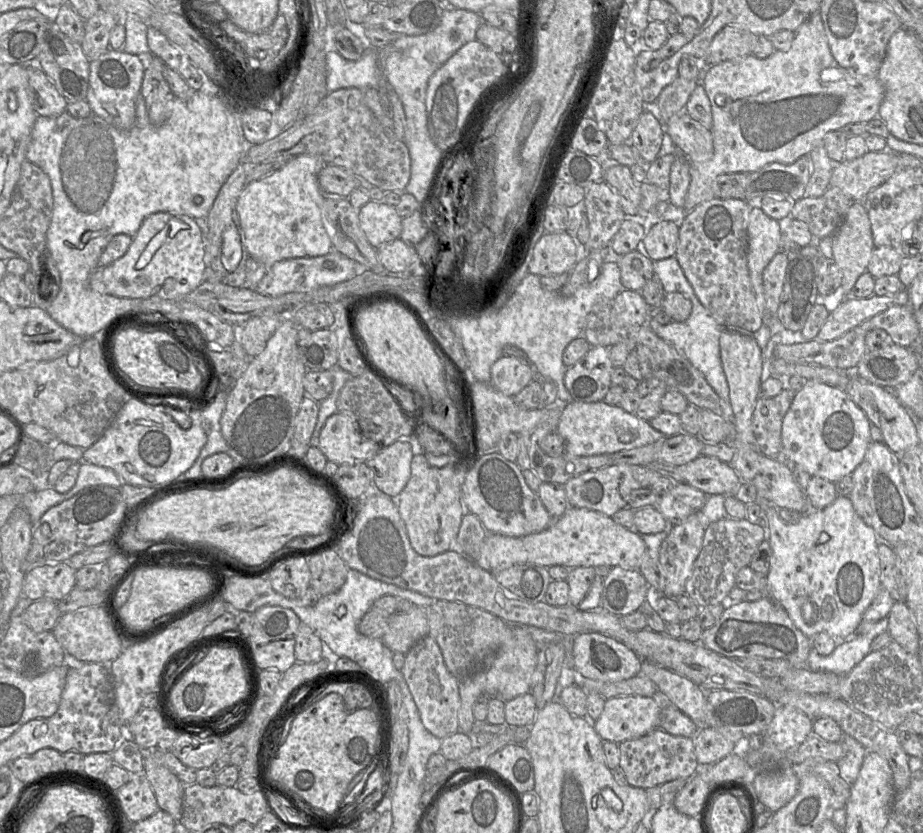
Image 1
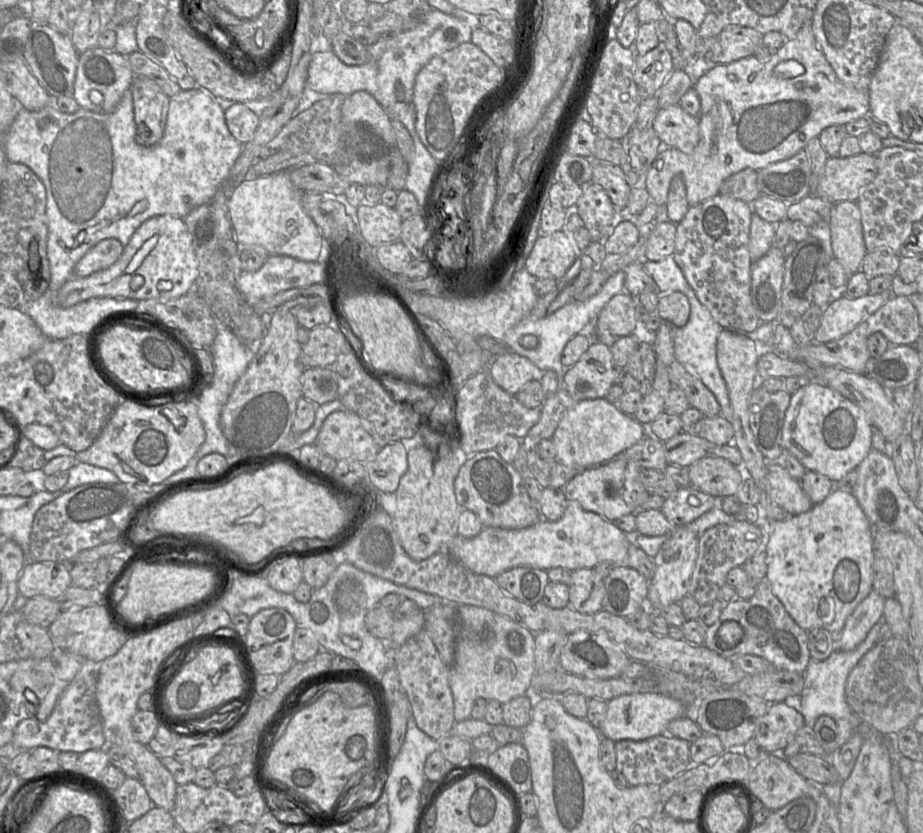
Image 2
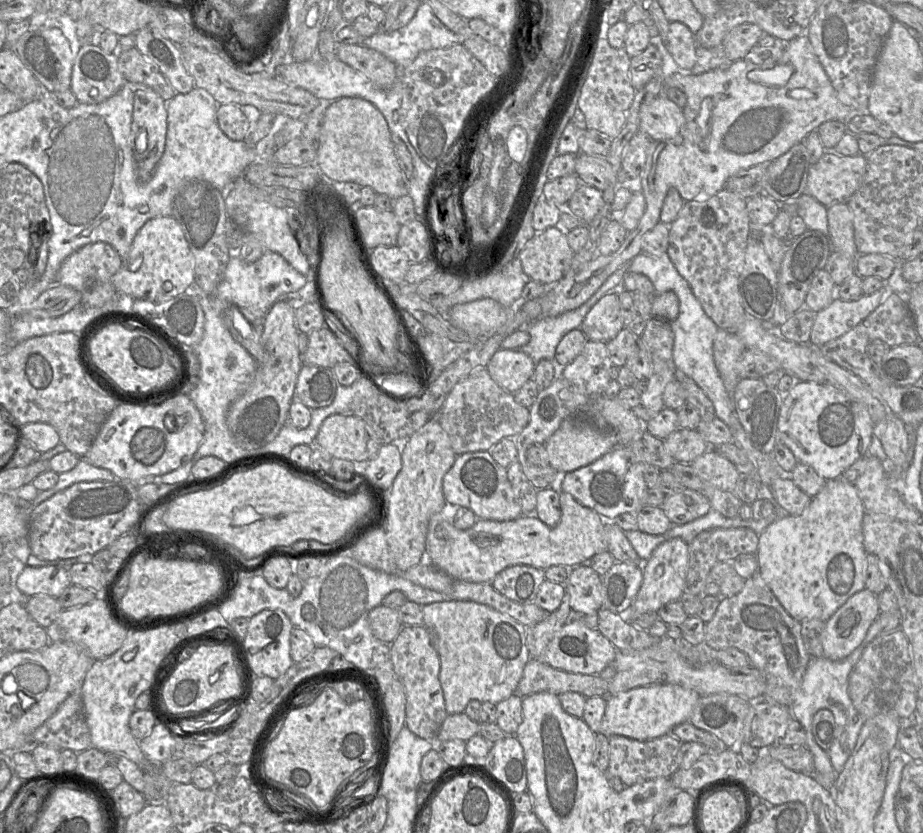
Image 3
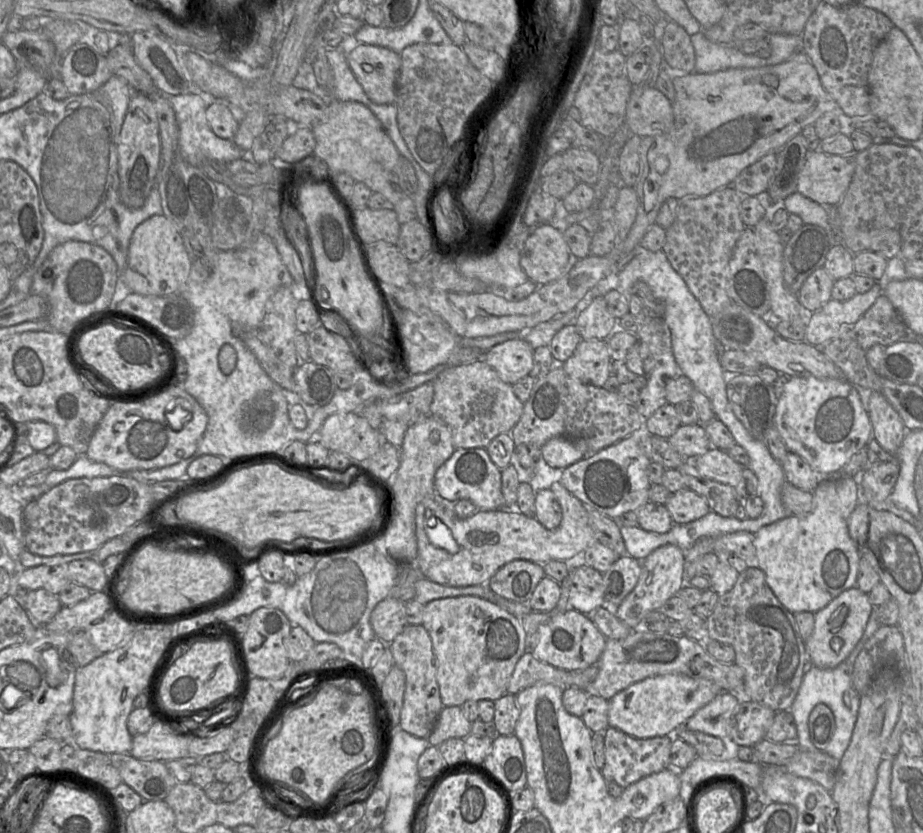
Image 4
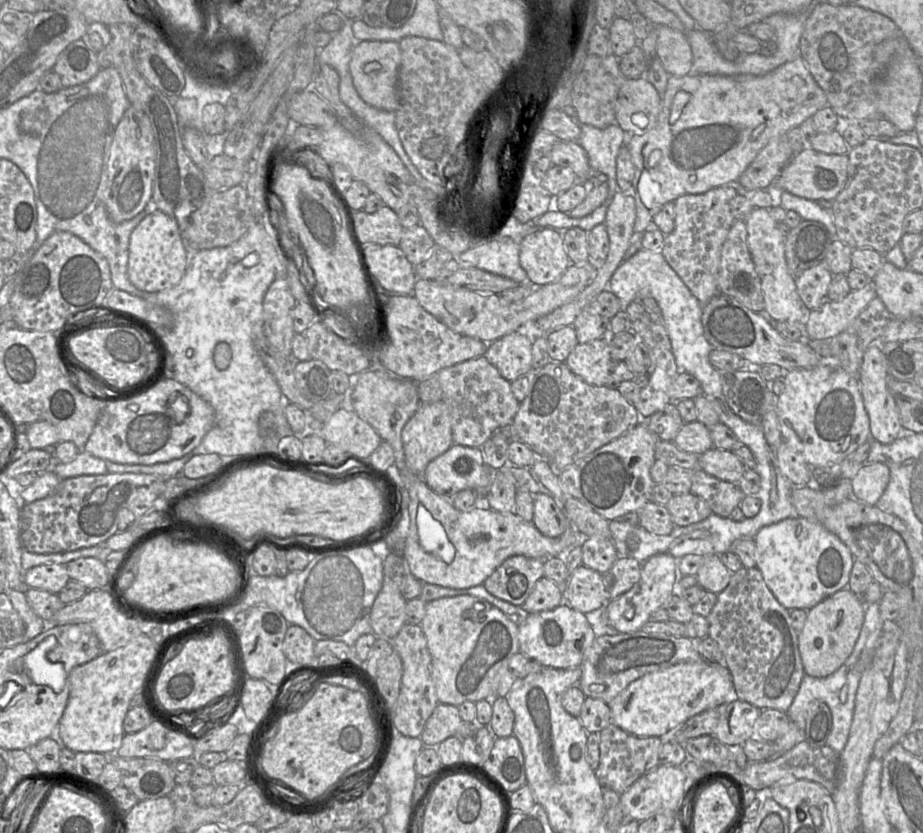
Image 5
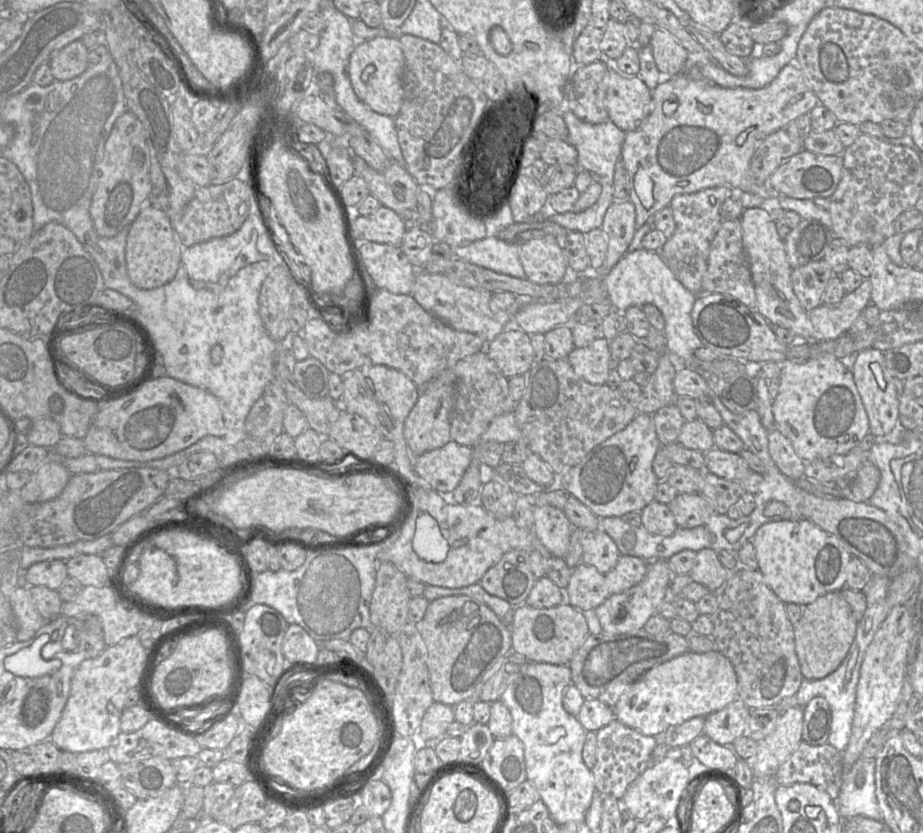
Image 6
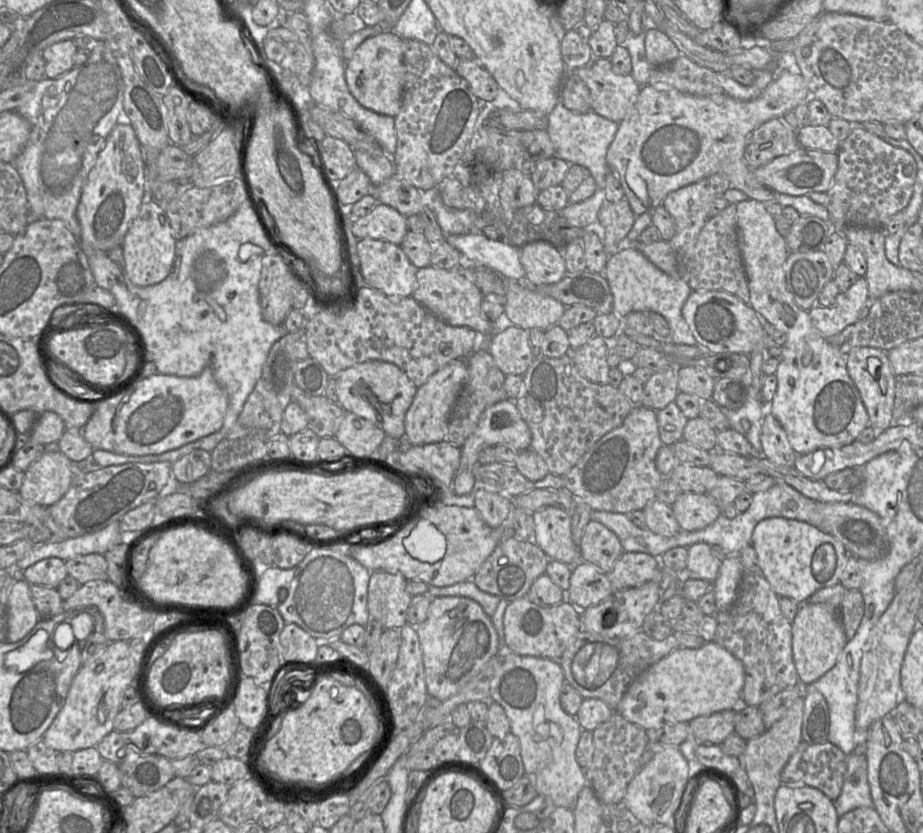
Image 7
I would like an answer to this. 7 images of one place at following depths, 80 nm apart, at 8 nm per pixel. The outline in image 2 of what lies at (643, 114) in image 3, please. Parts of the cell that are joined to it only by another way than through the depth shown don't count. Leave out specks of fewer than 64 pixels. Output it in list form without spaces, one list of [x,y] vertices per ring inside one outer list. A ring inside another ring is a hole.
[[[679,104],[659,109],[652,127],[663,143],[684,153],[691,153],[700,141],[698,119],[685,112]]]

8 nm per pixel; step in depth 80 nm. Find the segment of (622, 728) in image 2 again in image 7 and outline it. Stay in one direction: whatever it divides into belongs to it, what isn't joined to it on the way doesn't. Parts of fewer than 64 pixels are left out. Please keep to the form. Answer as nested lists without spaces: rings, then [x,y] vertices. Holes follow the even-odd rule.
[[[715,641],[700,648],[678,647],[660,659],[629,686],[615,713],[642,729],[689,723],[700,716],[735,710],[742,704],[745,672],[743,664]]]

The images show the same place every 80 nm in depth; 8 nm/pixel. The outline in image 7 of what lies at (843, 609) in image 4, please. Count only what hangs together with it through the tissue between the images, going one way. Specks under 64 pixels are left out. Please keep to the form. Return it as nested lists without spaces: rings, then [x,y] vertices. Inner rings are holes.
[[[826,603],[800,604],[800,608],[791,623],[793,661],[802,685],[815,682],[828,672],[848,640],[839,614],[833,605]]]

